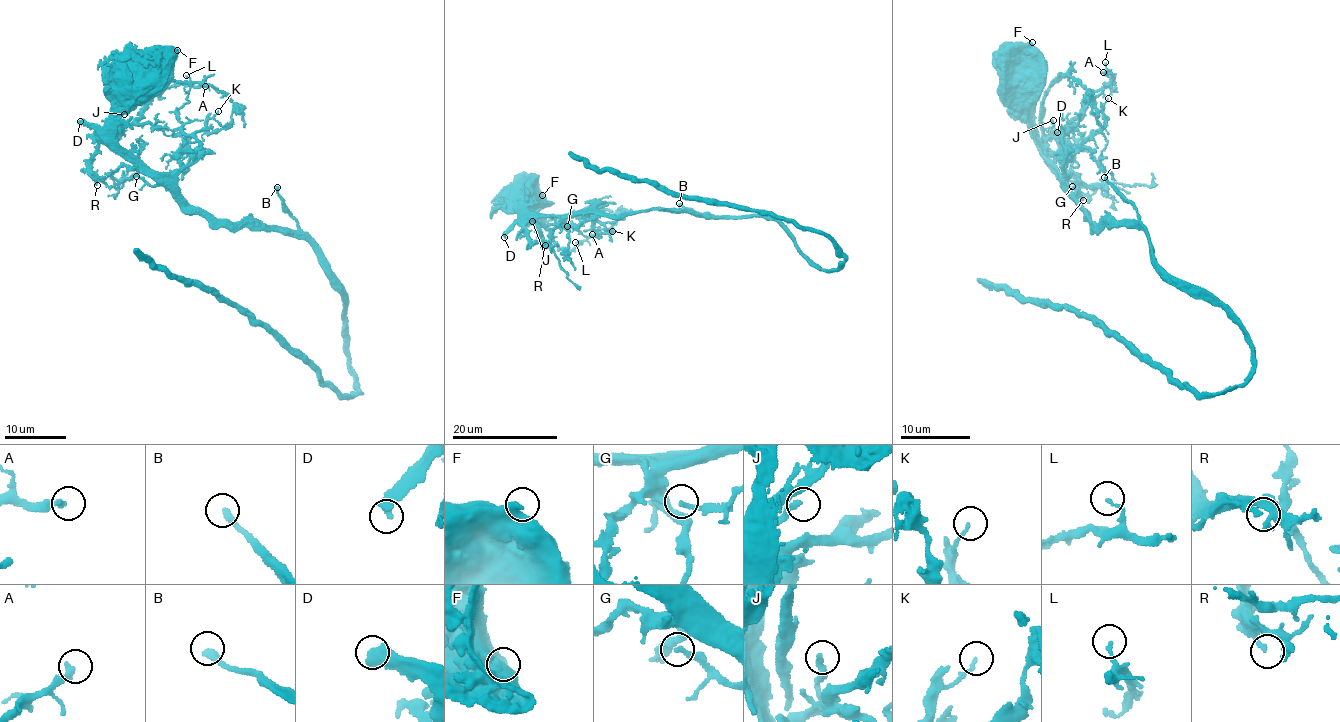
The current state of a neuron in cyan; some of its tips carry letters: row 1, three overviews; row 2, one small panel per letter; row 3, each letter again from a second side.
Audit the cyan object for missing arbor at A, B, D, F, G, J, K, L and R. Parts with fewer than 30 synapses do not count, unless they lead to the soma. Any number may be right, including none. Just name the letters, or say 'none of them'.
D

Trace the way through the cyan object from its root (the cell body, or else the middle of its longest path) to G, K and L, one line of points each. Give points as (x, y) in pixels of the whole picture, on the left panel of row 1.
G: (146, 76), (141, 75), (137, 97), (122, 115), (115, 136), (120, 146), (131, 150), (168, 190), (136, 176)
K: (146, 76), (141, 75), (137, 97), (115, 136), (153, 170), (171, 174), (178, 167), (185, 137), (218, 111)
L: (146, 76), (141, 75), (137, 97), (111, 130), (132, 126), (151, 97), (184, 85), (189, 80), (186, 75)

